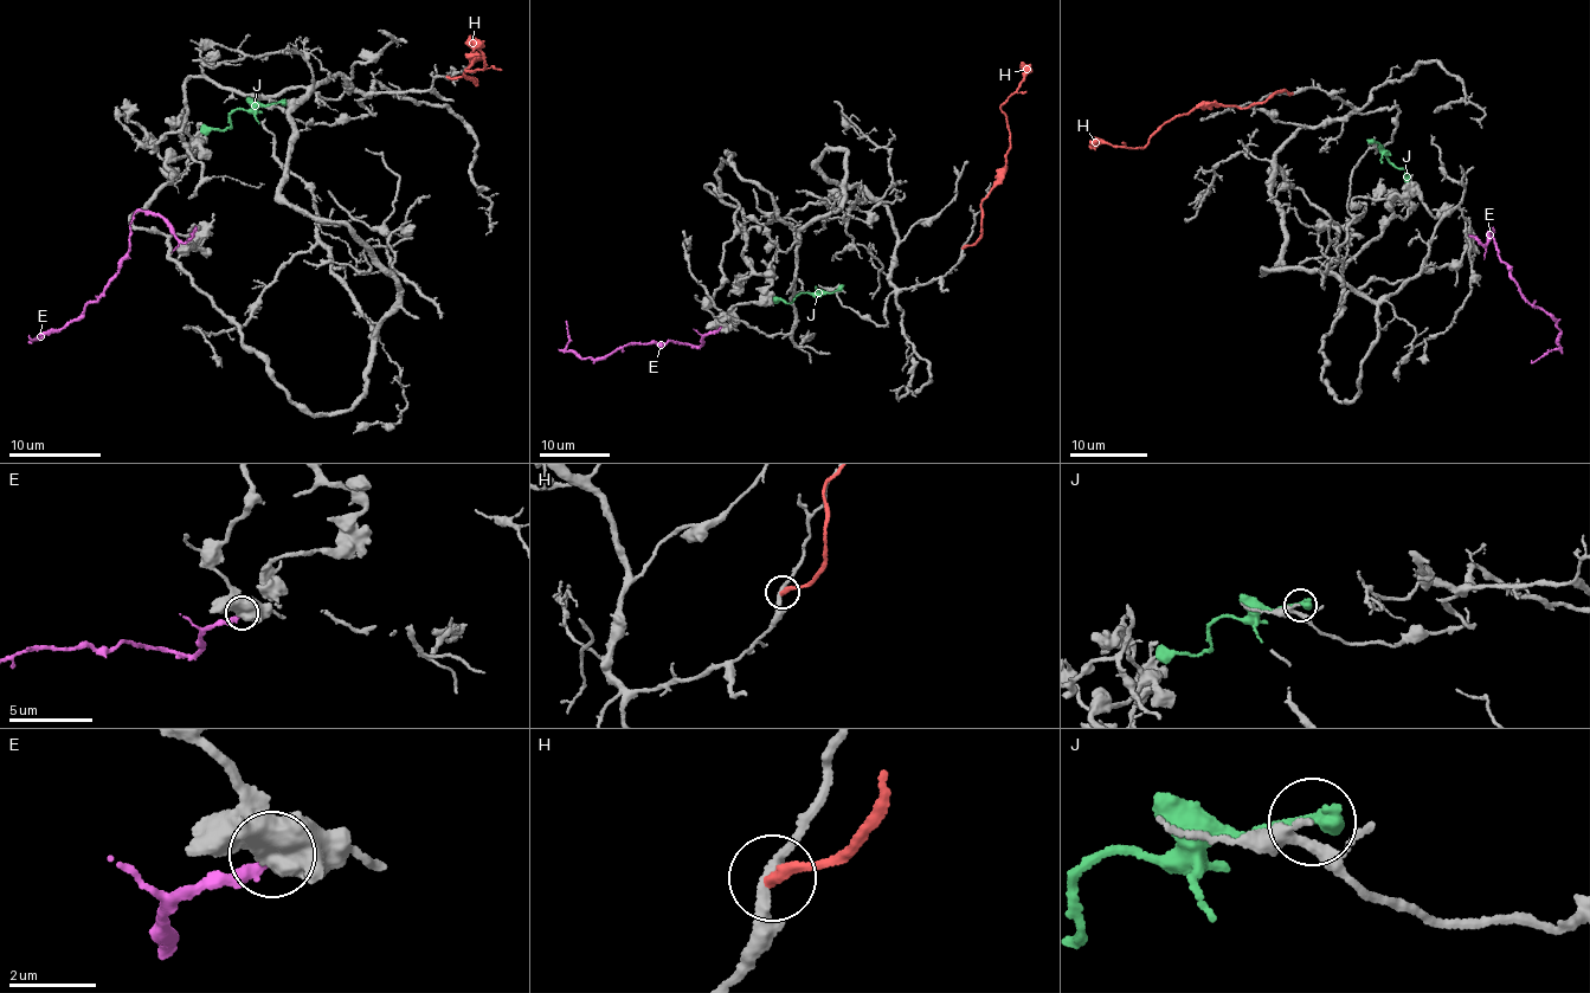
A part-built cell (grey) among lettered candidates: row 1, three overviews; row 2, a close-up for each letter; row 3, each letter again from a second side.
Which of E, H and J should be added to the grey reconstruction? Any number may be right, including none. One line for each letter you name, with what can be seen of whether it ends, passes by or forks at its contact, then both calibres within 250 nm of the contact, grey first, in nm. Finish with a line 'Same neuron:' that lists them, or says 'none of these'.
Same neuron: none of these

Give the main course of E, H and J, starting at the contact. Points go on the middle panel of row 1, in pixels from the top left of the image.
E: (720, 328), (705, 335), (701, 346), (670, 340), (632, 343), (591, 360), (566, 348), (566, 322)
H: (964, 247), (977, 243), (983, 225), (982, 200), (1002, 178), (1010, 143), (1001, 108), (1022, 82), (1023, 62)
J: (837, 288), (816, 295), (805, 292), (789, 303), (773, 300)

